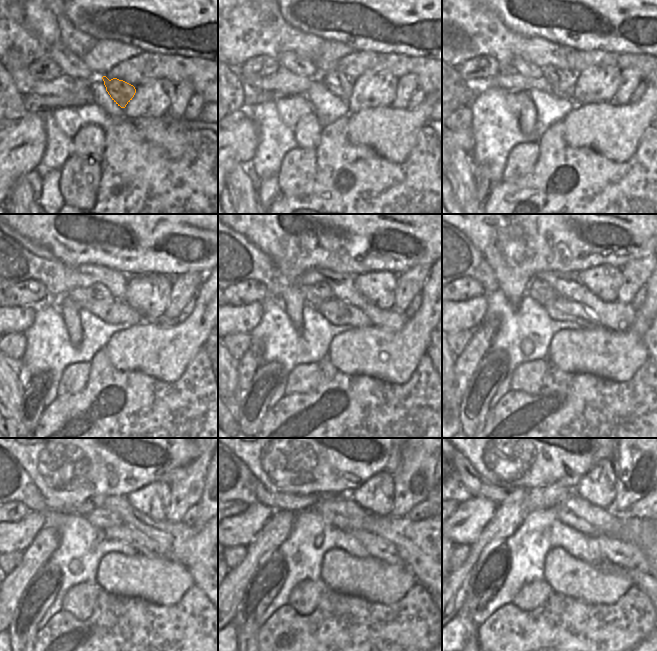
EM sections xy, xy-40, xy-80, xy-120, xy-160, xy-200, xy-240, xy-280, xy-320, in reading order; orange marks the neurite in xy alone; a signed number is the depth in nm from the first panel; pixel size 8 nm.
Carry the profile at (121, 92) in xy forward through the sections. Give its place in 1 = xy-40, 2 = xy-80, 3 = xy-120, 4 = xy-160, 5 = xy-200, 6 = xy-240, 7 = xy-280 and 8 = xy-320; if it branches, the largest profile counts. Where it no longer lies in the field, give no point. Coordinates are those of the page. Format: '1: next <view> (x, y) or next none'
1: next xy-40 (339, 84)
2: next xy-80 (563, 82)
3: next xy-120 (101, 292)
4: next xy-160 (324, 290)
5: next xy-200 (535, 283)
6: next xy-240 (85, 507)
7: next xy-280 (275, 500)
8: next xy-320 (477, 485)

